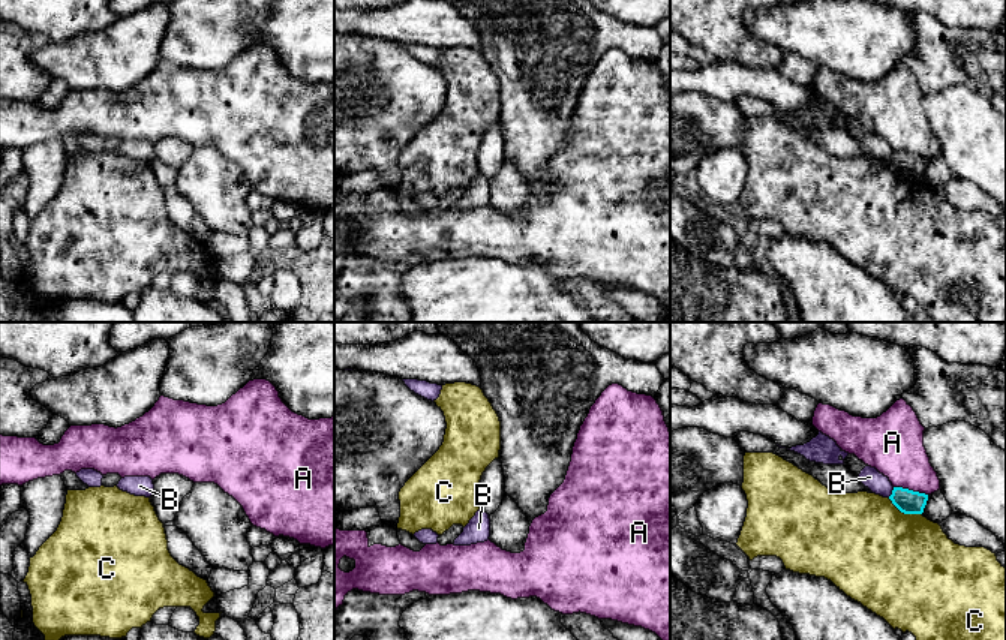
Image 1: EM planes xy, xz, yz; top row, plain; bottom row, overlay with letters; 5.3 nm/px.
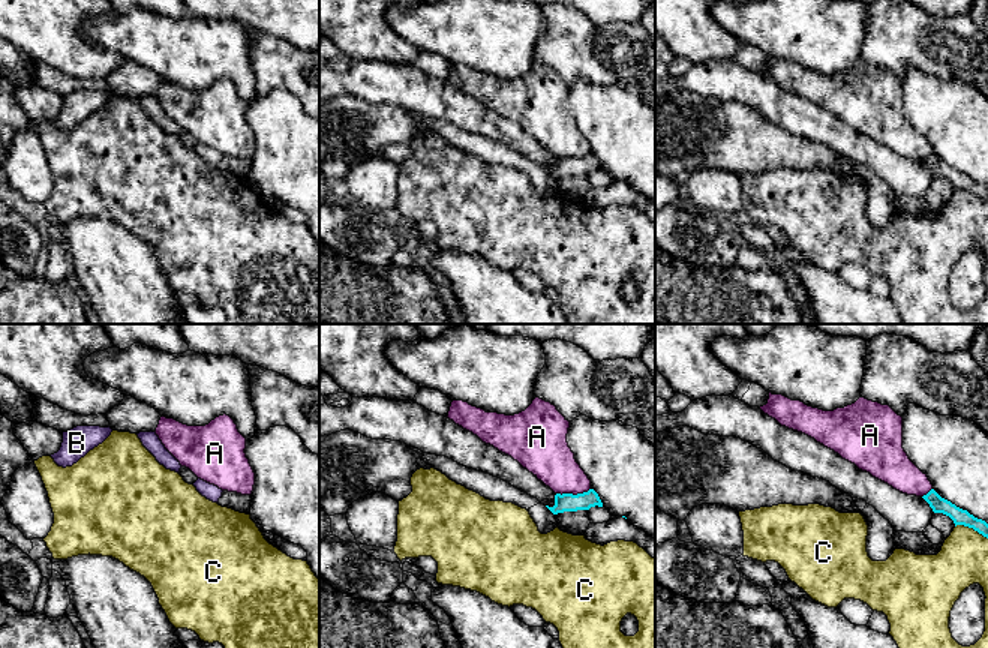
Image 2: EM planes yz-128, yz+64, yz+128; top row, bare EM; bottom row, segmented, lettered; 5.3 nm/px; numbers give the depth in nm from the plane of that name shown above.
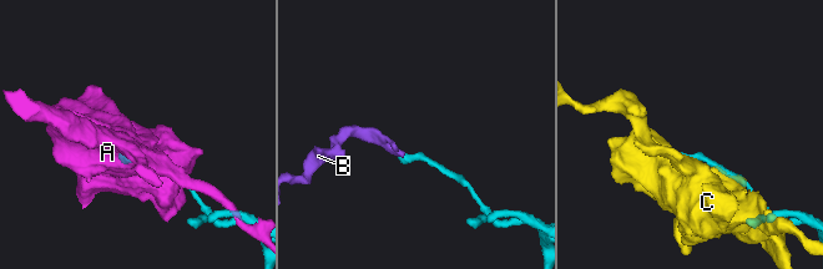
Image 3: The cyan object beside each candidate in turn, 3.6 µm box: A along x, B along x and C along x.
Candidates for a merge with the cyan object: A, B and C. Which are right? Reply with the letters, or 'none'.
none

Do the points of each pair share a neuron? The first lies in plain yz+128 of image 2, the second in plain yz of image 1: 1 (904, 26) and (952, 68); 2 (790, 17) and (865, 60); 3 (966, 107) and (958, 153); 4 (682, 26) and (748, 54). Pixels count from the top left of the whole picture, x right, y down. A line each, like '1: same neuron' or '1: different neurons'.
1: same neuron
2: same neuron
3: same neuron
4: same neuron

